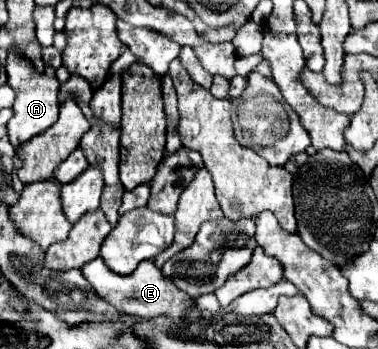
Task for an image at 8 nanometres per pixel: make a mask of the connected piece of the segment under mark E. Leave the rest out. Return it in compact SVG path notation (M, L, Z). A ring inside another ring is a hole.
M101 257L89 261L81 269L85 273L85 279L93 285L95 293L115 305L121 313L127 315L137 315L141 319L153 319L159 315L169 315L169 317L185 317L187 309L193 307L195 299L189 297L185 291L177 289L169 277L165 277L151 261L143 261L129 277L119 277L113 271L109 271L103 263Z

